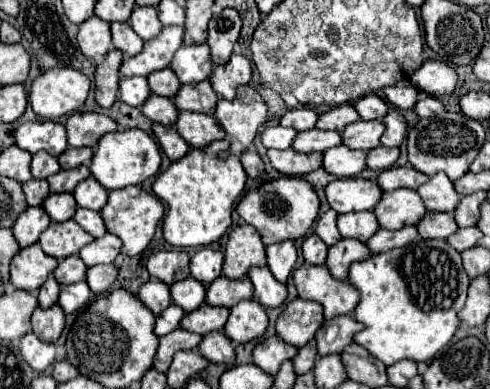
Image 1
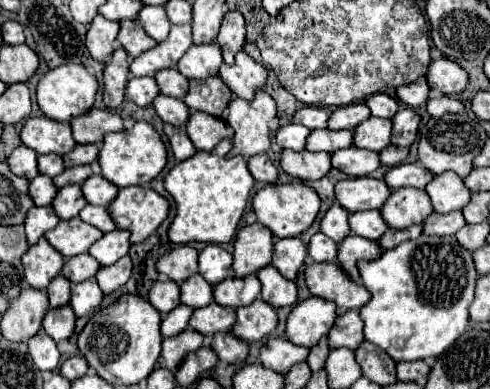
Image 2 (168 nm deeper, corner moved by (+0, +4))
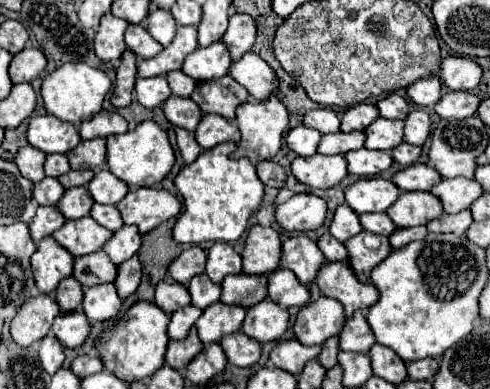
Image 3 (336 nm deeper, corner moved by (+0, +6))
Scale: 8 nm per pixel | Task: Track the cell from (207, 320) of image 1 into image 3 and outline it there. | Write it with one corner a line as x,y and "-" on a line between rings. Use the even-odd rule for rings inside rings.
216,302
210,308
206,308
200,320
196,322
198,336
206,346
210,346
212,342
220,342
222,336
238,332
242,328
244,318
246,318
246,308

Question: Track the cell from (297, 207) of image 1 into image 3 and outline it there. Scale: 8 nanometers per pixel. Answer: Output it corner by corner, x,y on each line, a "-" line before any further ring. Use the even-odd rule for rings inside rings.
296,194
276,206
276,220
286,232
308,232
324,224
326,202
314,194

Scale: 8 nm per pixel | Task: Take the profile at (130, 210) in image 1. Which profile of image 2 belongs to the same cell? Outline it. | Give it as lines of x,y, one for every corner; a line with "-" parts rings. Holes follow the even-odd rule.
128,186
128,188
122,188
118,196
110,202
108,212
116,222
116,228
130,232
130,244
138,244
138,242
144,242
166,220
170,212
170,204
150,186

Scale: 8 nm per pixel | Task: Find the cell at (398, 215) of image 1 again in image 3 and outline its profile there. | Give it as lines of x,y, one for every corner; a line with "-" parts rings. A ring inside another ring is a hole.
402,192
400,200
388,208
388,216
398,228
410,228
428,224
430,220
436,220
440,216
442,204
440,200
430,192

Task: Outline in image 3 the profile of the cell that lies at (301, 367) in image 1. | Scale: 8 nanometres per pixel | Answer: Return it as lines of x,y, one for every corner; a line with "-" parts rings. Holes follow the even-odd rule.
338,338
326,340
326,344
322,346
322,352
318,356
320,364
324,364
324,368
334,368
336,366
336,356
338,356

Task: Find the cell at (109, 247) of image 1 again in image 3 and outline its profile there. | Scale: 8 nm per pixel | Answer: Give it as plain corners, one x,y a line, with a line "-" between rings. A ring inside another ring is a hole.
124,226
118,232
114,232
112,240
108,240
108,246
104,246
104,252
108,252
110,260
120,266
124,260
132,258
140,248
140,232
136,226

